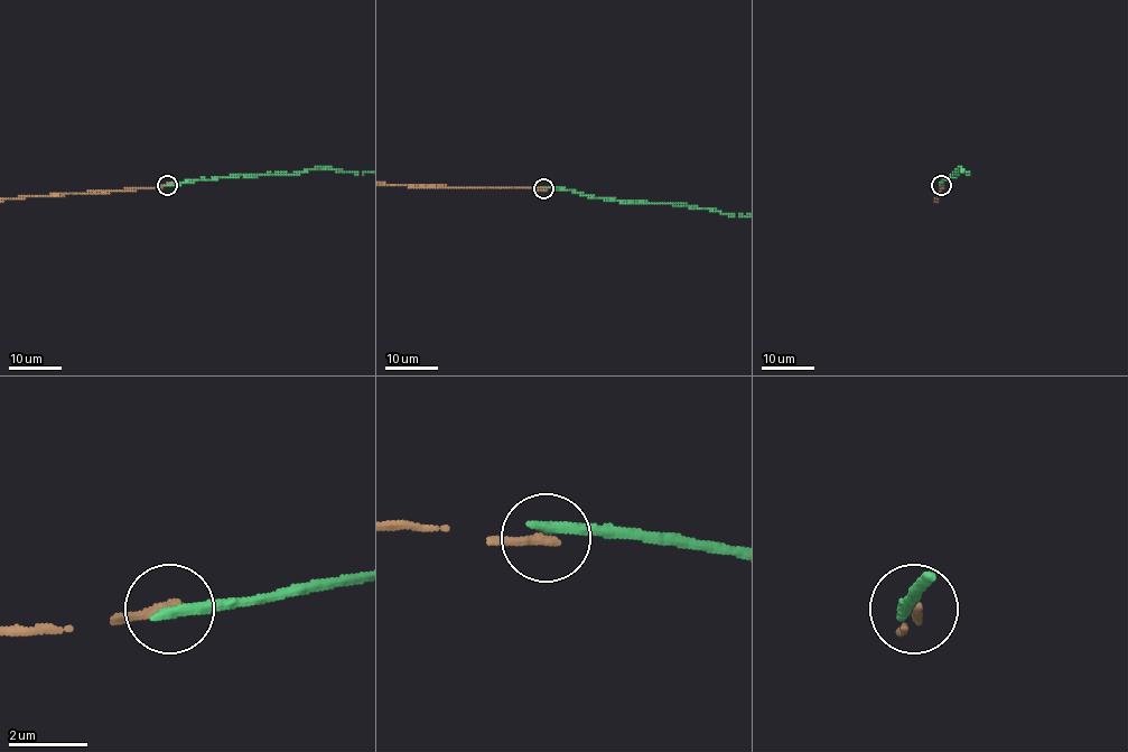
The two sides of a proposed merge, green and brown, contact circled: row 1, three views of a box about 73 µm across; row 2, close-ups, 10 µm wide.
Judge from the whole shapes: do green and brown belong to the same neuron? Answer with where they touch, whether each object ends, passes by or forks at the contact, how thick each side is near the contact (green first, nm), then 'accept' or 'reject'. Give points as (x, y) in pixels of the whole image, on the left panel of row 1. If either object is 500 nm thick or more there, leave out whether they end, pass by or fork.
place (167, 185); green ends; brown ends; calibres 320 and 280 nm; reject

